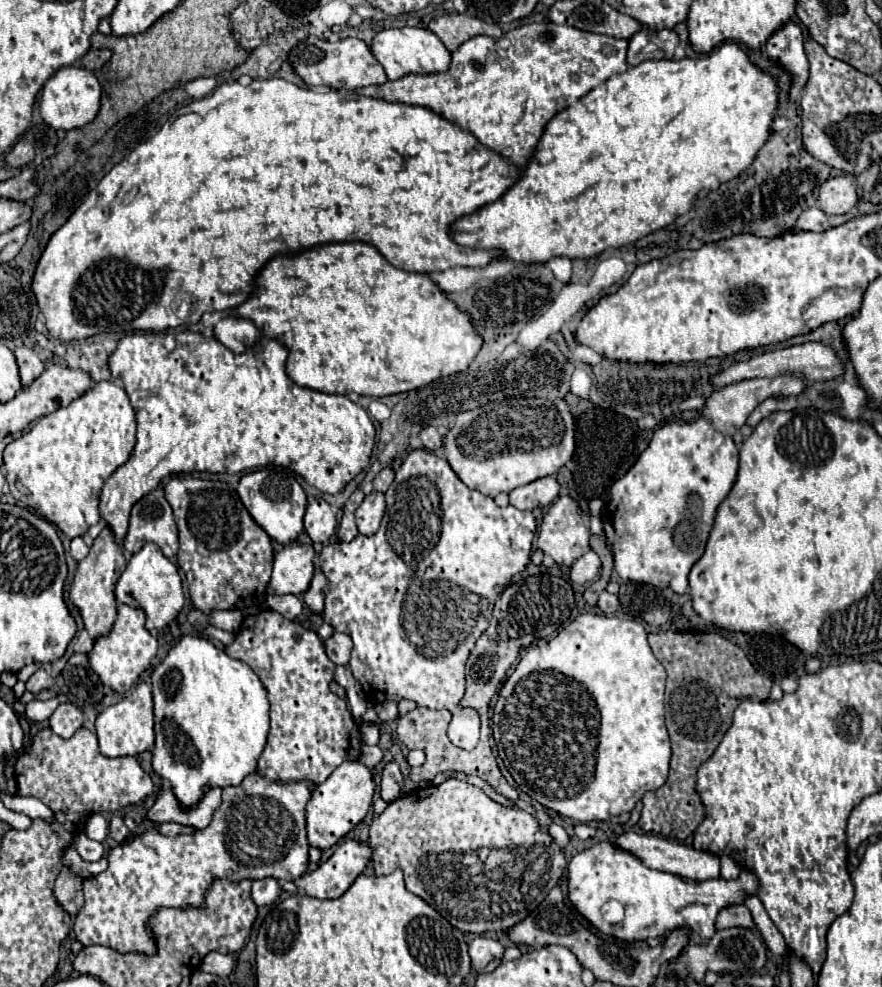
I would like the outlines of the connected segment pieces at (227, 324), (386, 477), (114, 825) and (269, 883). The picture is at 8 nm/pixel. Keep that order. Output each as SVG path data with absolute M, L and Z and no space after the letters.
M227 315L215 323L213 335L231 351L243 353L247 347L251 347L259 339L259 329L255 327L251 319Z
M385 467L381 473L377 473L375 475L375 479L373 479L373 491L377 491L377 493L385 493L387 491L387 487L391 485L391 481L393 481L393 469L389 469L389 467Z
M115 815L115 817L111 819L109 835L111 835L117 843L123 843L123 841L127 841L127 839L129 839L129 829L127 829L127 825L123 823L123 819L121 819L119 815Z
M261 879L261 881L253 881L253 889L251 889L251 897L255 901L257 907L261 905L271 905L277 897L279 897L281 889L279 883L275 879Z

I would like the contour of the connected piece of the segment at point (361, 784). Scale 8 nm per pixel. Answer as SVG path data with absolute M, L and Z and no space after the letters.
M343 761L331 777L317 785L311 801L307 803L307 839L313 847L327 849L345 837L369 811L375 793L373 769L365 767L361 761Z

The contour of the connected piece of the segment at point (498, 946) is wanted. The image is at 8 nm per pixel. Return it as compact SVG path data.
M475 937L469 943L469 955L475 971L485 969L493 959L503 959L503 953L505 953L505 945L491 937Z

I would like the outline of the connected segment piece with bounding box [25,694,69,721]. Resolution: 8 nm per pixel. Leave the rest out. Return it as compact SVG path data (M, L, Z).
M59 694L57 697L46 701L31 701L27 703L27 709L25 709L25 715L31 719L31 721L45 721L51 717L51 713L57 709L57 705L69 701L69 697L65 694Z

